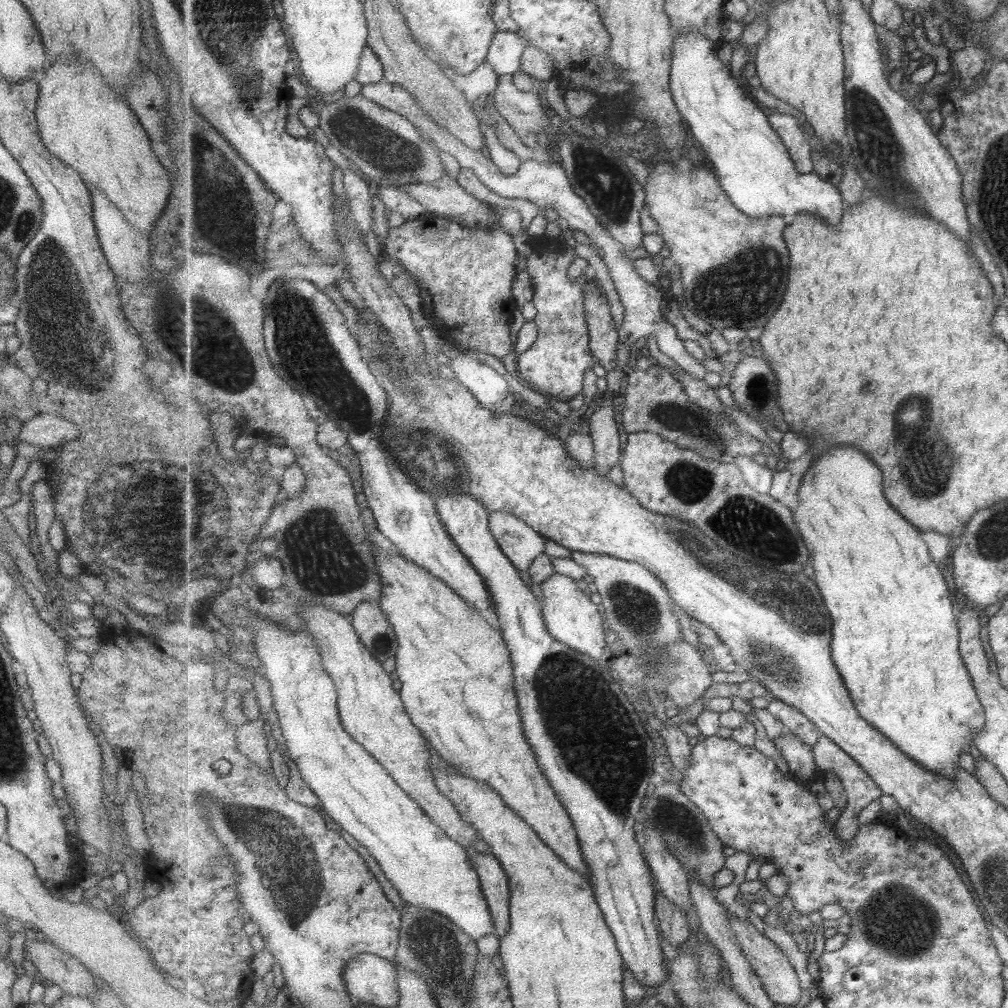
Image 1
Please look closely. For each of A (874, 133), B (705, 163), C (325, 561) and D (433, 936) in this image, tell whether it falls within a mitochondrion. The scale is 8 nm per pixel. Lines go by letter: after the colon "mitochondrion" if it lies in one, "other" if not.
A: mitochondrion
B: other
C: mitochondrion
D: mitochondrion

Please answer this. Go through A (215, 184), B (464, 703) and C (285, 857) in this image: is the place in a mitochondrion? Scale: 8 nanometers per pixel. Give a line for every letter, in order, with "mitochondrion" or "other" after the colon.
A: mitochondrion
B: other
C: mitochondrion

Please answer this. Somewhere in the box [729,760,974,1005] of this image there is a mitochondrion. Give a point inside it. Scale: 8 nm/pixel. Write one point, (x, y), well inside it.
(896, 919)

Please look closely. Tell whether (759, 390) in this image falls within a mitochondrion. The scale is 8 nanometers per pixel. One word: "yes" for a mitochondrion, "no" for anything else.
yes

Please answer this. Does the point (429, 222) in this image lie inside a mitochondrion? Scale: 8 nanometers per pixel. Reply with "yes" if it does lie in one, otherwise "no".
no

